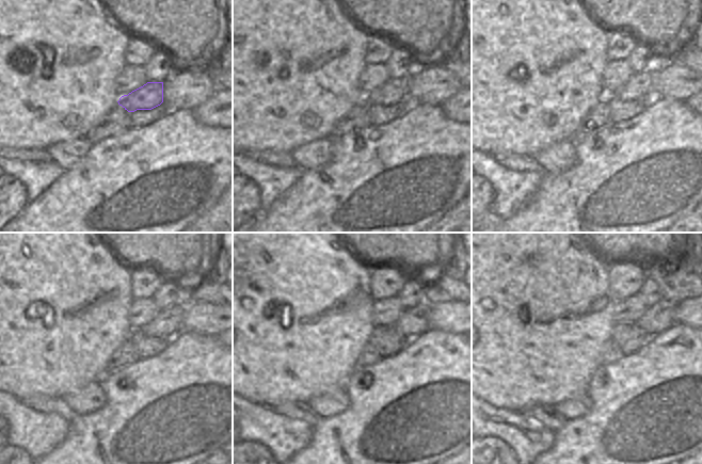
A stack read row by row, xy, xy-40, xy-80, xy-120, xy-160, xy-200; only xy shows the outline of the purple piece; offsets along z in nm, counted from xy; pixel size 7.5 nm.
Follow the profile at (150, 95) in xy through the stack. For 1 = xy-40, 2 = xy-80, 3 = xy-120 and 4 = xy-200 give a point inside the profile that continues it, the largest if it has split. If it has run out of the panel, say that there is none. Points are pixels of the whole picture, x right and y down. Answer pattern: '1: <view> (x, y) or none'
1: xy-40 (396, 90)
2: xy-80 (639, 86)
3: xy-120 (169, 322)
4: xy-200 (658, 318)

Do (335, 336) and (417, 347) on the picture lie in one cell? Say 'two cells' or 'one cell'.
two cells

